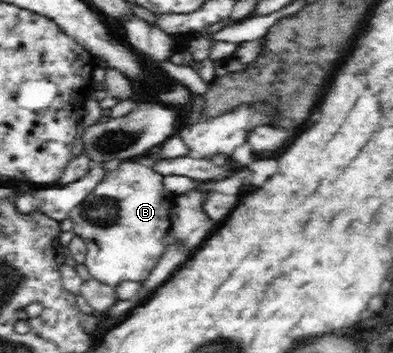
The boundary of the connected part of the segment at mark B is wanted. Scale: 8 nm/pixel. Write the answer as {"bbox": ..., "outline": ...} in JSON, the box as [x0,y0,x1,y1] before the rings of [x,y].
{"bbox":[69,161,177,288],"outline":[[[122,161],[114,171],[108,172],[106,179],[102,179],[102,183],[98,183],[96,189],[93,189],[80,205],[69,211],[69,218],[74,223],[72,231],[86,241],[88,252],[83,264],[95,281],[111,288],[120,287],[126,281],[142,283],[156,267],[164,248],[170,244],[170,207],[177,197],[177,194],[164,187],[162,176],[146,161]]]}

